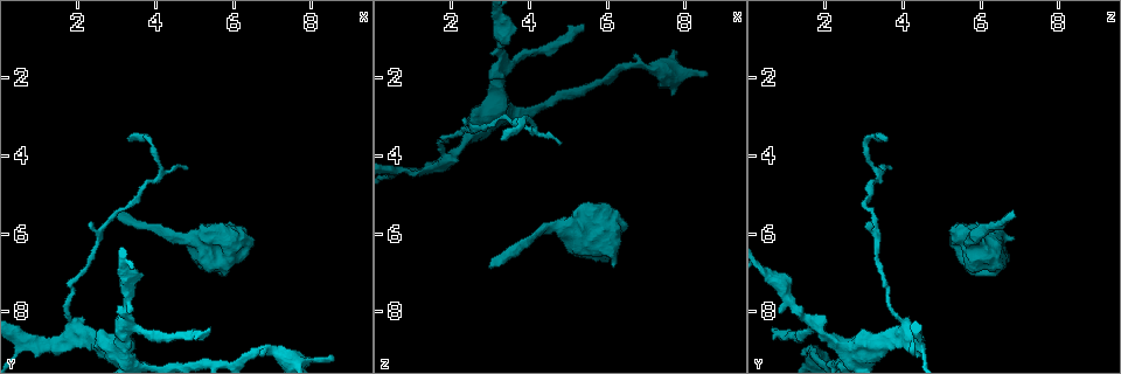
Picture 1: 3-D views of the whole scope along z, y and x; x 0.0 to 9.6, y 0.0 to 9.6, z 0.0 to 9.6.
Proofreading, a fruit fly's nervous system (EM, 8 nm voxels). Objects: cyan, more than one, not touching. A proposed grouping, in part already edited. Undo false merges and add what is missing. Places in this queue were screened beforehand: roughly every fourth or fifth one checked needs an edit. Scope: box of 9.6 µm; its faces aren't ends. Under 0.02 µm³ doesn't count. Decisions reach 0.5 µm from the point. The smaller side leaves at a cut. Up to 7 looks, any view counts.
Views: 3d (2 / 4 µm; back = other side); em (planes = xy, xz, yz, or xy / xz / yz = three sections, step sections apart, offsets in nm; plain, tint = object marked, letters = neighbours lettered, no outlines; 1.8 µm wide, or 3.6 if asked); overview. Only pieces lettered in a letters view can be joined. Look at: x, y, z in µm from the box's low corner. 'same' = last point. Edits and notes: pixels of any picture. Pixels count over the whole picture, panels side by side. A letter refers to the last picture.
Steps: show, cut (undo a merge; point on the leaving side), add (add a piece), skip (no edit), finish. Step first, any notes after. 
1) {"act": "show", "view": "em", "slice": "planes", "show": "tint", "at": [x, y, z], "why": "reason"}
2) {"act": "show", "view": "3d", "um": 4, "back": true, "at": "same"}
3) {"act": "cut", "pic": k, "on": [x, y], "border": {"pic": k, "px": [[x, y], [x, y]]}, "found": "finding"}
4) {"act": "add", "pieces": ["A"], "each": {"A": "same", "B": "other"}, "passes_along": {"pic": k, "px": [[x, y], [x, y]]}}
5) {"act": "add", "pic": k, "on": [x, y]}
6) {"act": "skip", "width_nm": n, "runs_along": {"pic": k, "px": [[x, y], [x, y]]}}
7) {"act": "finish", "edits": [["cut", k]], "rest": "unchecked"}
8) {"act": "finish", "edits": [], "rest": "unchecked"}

{"act": "show", "view": "em", "slice": "xy", "step": 4, "show": "tint", "at": [2.05, 8.50, 4.00], "why": "three arms meet"}

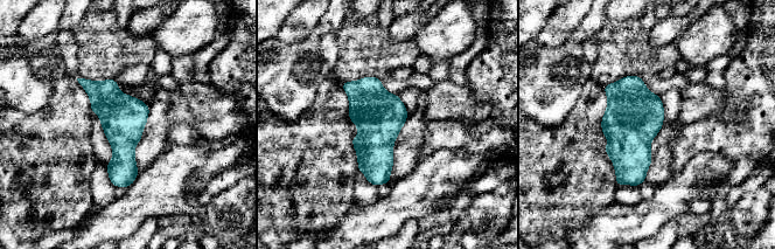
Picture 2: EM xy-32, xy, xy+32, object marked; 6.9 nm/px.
{"act": "show", "view": "em", "slice": "planes", "show": "letters", "at": "same"}

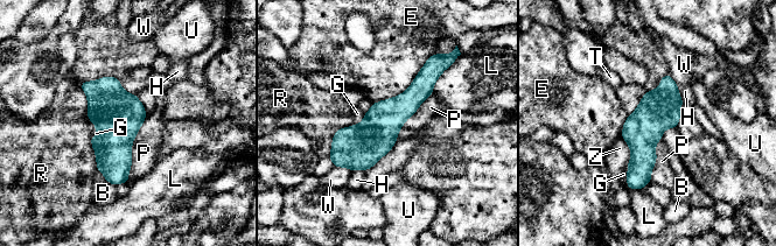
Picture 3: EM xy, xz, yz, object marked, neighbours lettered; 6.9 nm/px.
{"act": "skip", "longest_contact_nm": ["E", 550], "each": {"B": "other", "E": "other", "G": "other", "H": "other", "L": "other", "P": "other", "R": "other", "T": "other", "U": "other", "W": "other", "Z": "other"}, "found": "all the same neuron"}

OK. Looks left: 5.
{"act": "show", "view": "3d", "um": 4, "at": [5.40, 8.35, 0.60], "why": "an open end"}

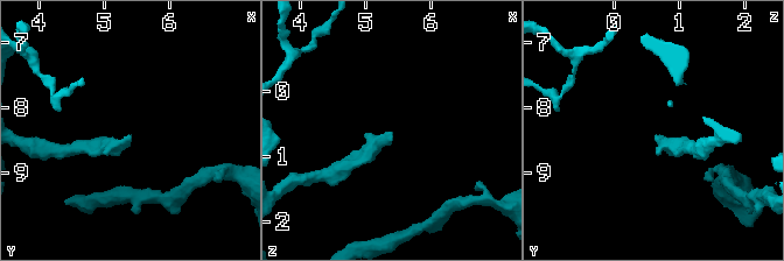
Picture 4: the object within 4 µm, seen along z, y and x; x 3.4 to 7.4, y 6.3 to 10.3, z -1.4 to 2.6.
{"act": "show", "view": "em", "slice": "planes", "show": "plain", "at": [5.40, 8.40, 0.65]}

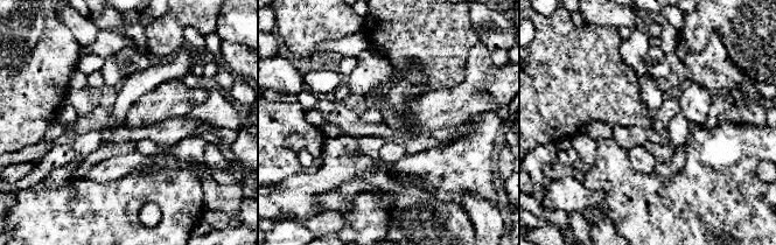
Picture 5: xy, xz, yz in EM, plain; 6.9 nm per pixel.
{"act": "show", "view": "em", "slice": "planes", "show": "letters", "at": "same", "why": "see the neighbours"}

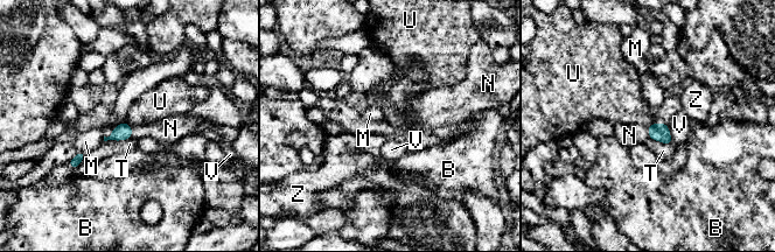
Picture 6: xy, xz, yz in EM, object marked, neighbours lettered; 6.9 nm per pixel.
{"act": "add", "pieces": ["N"], "each": {"B": "other", "M": "other", "N": "same", "T": "other", "U": "other", "V": "other", "Z": "other"}, "found": "the neuron continues"}

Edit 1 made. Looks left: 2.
{"act": "show", "view": "3d", "um": 2, "at": [4.20, 4.45, 3.45], "why": "abrupt turn"}

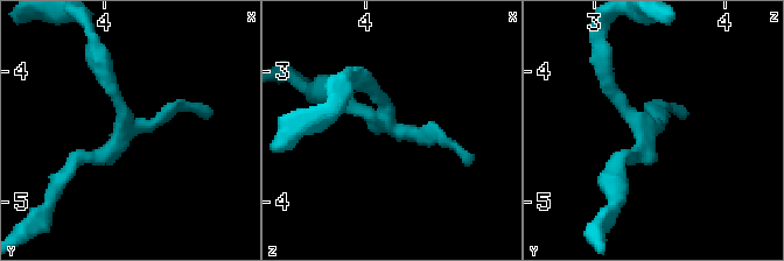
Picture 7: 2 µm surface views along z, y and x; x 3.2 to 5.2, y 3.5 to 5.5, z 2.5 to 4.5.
{"act": "show", "view": "em", "slice": "planes", "show": "letters", "at": [4.16, 4.48, 3.42], "why": "now the EM"}

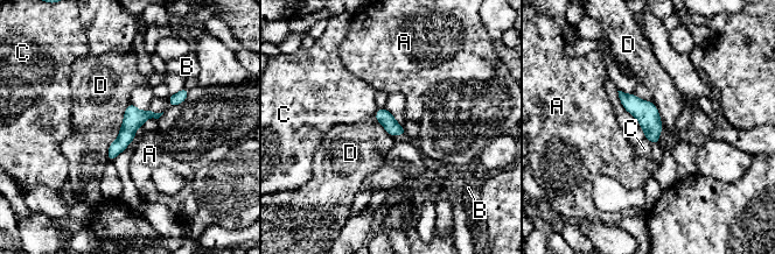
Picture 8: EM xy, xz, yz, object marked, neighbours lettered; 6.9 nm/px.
{"act": "skip", "width_nm": 110, "longest_contact_nm": ["D", 440], "each": {"A": "other", "B": "other", "C": "other", "D": "other"}, "found": "continuous, no second neuron"}

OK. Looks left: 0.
{"act": "finish", "edits": [["add", 6]], "rest": "unchecked"}

